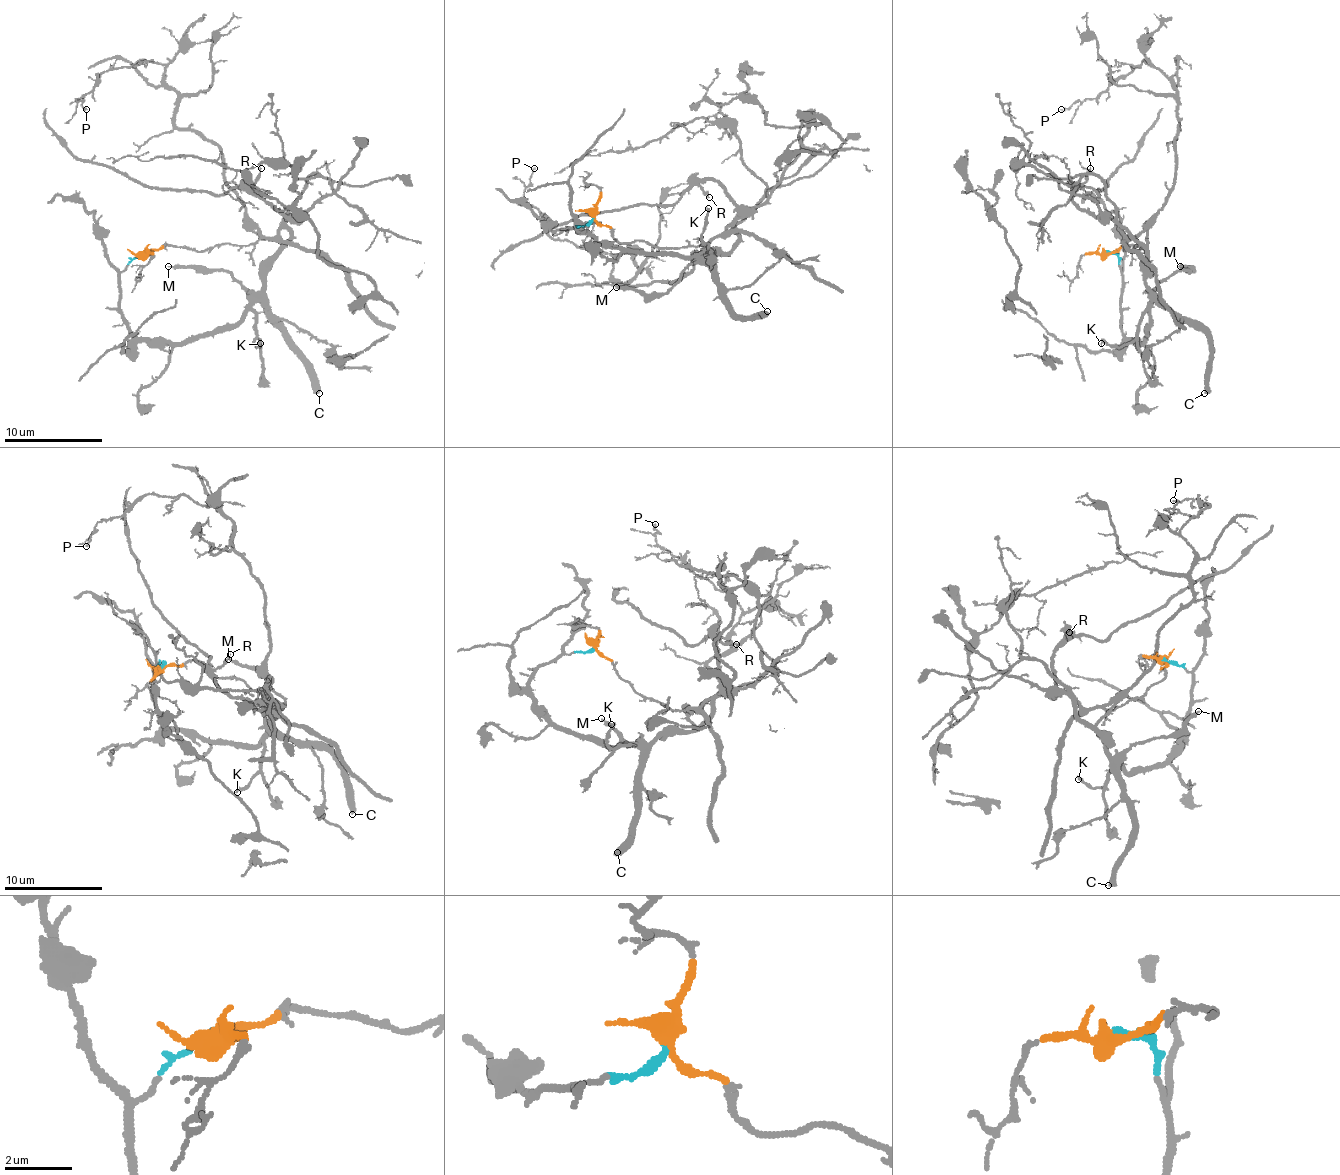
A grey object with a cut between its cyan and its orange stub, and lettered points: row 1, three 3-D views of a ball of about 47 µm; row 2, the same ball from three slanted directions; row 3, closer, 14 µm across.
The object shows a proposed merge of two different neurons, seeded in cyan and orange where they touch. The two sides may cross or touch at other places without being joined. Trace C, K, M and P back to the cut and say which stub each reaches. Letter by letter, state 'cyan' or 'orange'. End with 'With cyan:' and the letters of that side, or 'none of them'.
C: cyan
K: cyan
M: cyan
P: orange
With cyan: C, K, M

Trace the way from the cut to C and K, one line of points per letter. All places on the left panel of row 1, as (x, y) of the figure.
C: (145, 253), (120, 273), (120, 317), (135, 334), (199, 339), (223, 332), (258, 302), (287, 334), (319, 393)
K: (145, 253), (120, 273), (120, 317), (135, 334), (189, 342), (231, 329), (248, 312), (260, 344)

